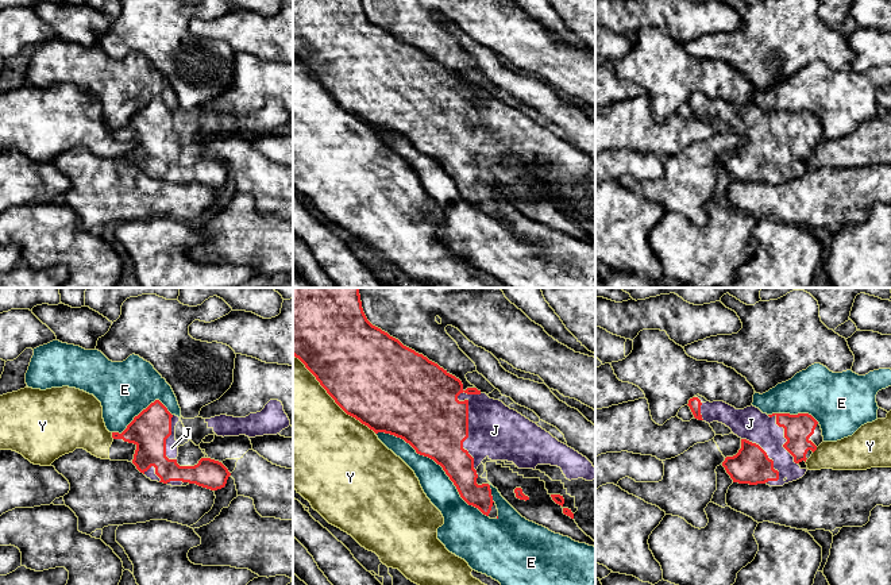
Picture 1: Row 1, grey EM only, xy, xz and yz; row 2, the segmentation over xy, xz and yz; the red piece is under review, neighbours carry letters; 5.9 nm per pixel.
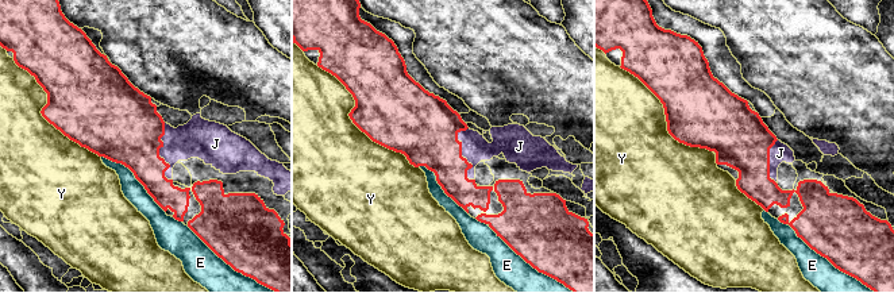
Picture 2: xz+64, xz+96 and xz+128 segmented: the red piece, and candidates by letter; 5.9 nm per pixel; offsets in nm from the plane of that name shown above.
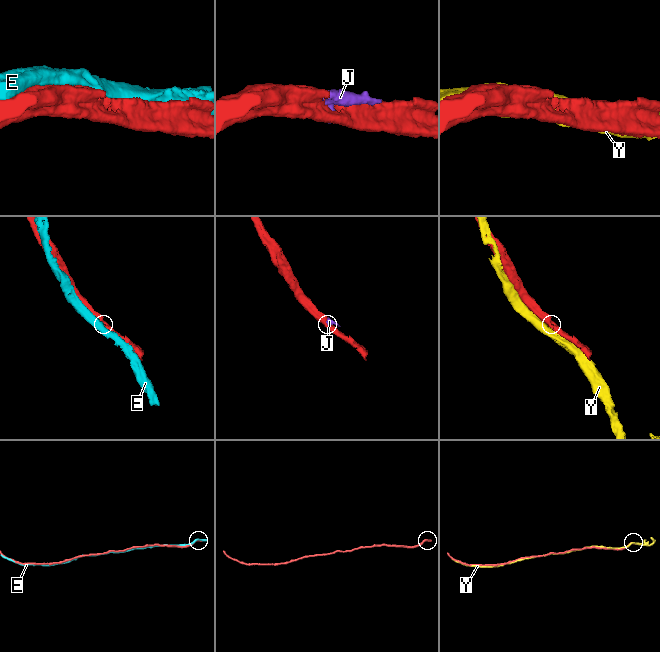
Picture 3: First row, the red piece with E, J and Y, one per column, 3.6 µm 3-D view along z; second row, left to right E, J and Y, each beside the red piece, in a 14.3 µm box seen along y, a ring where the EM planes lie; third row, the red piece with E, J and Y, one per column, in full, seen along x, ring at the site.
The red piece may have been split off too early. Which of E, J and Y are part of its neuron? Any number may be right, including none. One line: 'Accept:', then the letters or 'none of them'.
Accept: J

